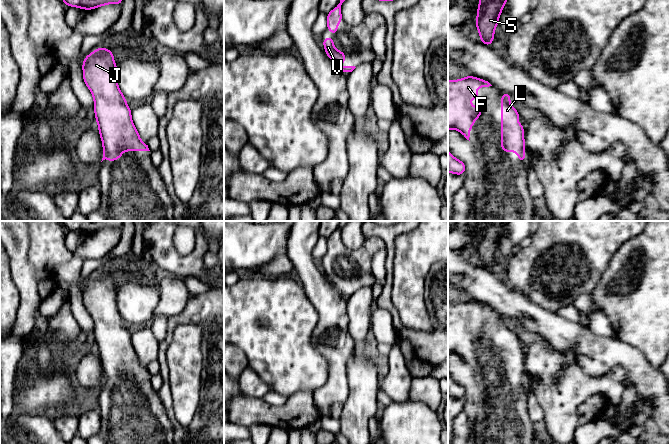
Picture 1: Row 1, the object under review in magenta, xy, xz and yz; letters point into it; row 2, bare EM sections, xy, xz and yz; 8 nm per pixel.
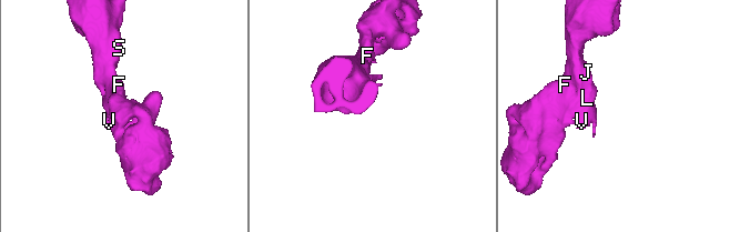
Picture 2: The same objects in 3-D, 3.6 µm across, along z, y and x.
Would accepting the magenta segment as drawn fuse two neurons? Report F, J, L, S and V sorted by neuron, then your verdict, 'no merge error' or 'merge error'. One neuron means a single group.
F J L S V | no merge error

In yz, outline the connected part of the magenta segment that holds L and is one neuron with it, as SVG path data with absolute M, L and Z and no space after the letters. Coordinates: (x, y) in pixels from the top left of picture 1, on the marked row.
M501 94L501 150L516 151L519 162L525 162L525 141L523 124L517 122L518 111L510 105L512 94Z

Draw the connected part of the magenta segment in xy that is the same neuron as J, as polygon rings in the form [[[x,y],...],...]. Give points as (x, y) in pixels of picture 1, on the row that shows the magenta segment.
[[[99,47],[85,57],[82,64],[83,80],[94,99],[94,112],[99,134],[103,145],[102,161],[108,159],[111,163],[122,157],[123,151],[150,151],[147,143],[141,141],[136,130],[131,109],[117,84],[117,65],[112,50]]]

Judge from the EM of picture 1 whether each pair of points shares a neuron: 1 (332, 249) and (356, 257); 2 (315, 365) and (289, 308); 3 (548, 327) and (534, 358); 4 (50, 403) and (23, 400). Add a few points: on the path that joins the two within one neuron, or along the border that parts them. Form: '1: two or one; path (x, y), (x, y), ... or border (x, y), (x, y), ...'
1: one; path (338, 254), (350, 256)
2: one; path (301, 351), (291, 341), (289, 322)
3: two; border (536, 336), (540, 337), (551, 348), (562, 353)
4: one; path (43, 400), (30, 400)

